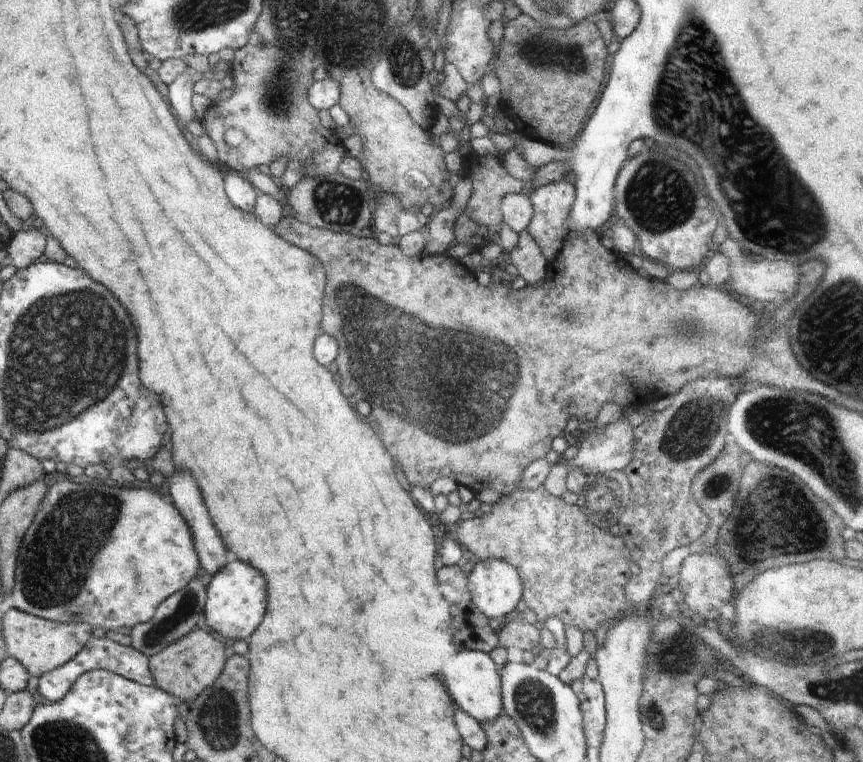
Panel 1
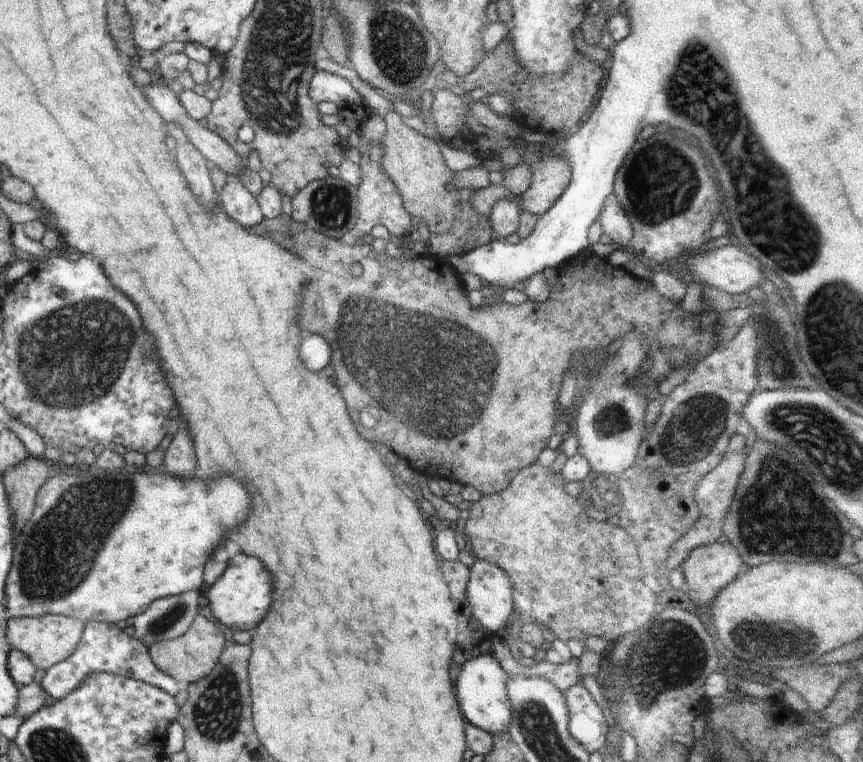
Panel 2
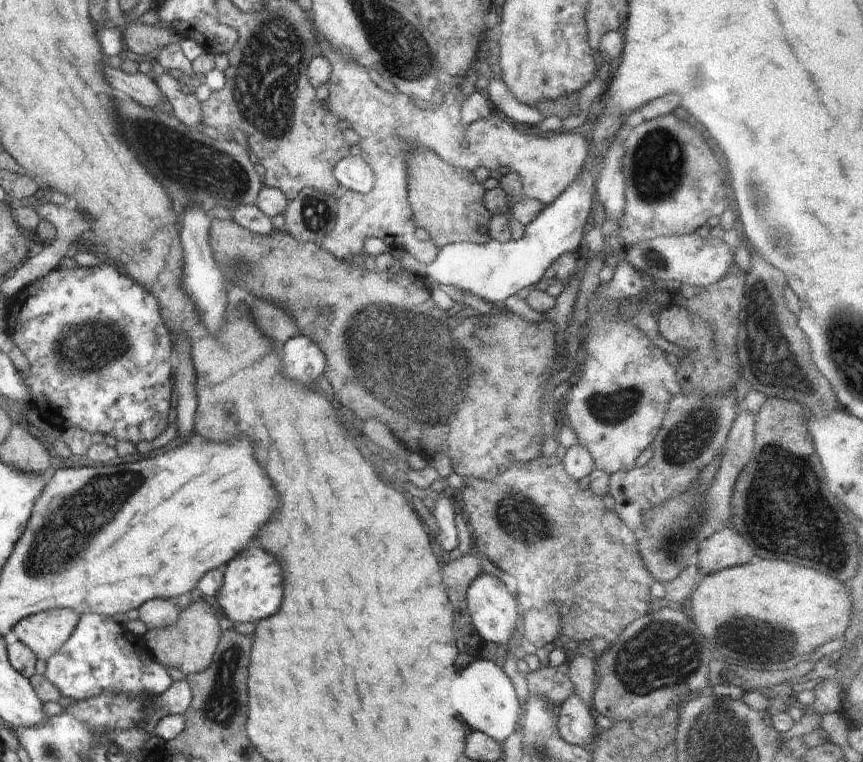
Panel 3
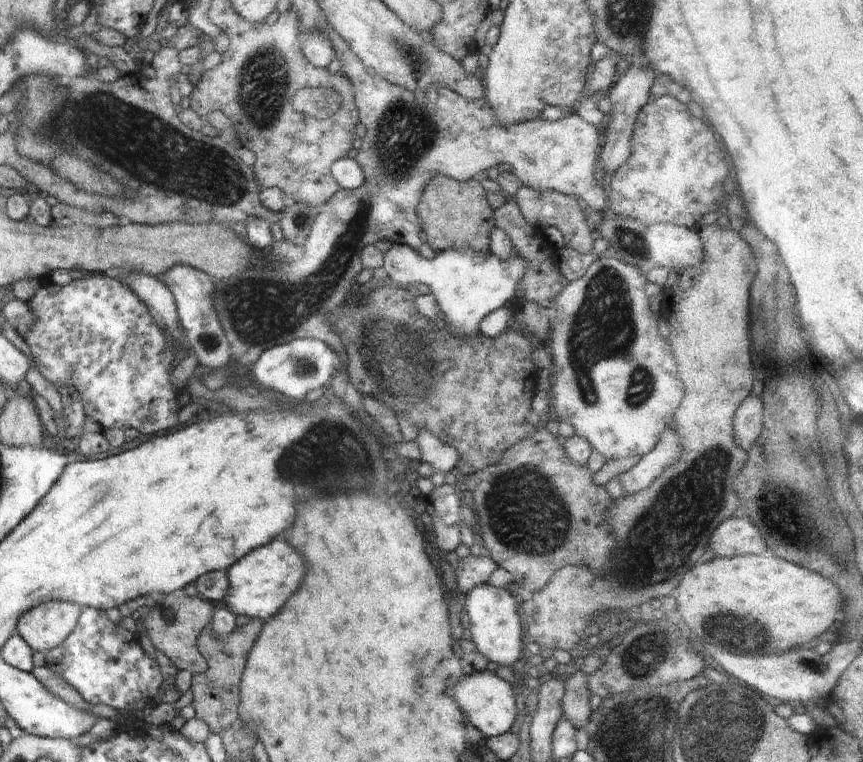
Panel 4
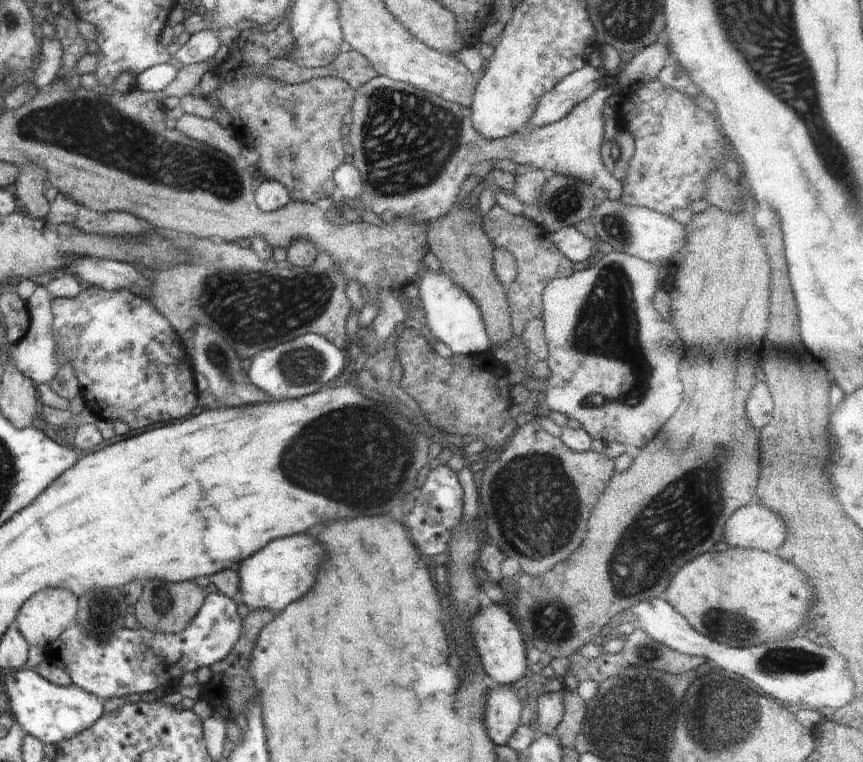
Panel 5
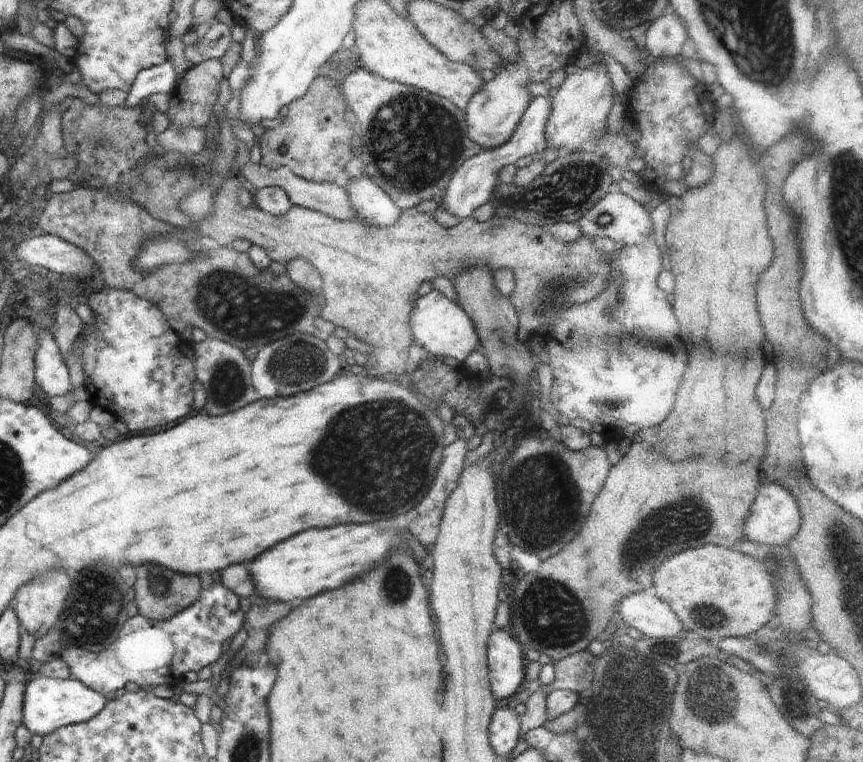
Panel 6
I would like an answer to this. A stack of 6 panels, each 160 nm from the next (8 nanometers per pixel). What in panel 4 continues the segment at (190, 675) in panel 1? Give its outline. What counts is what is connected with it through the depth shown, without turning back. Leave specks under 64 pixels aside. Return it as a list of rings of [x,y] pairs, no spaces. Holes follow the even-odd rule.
[[[168,593],[161,596],[163,600],[161,605],[153,606],[144,620],[144,628],[152,644],[164,656],[168,656],[179,670],[187,670],[194,675],[205,673],[208,670],[208,661],[197,647],[197,640],[201,632],[207,630],[212,624],[215,611],[212,602],[200,600],[198,594],[193,597],[184,593]]]

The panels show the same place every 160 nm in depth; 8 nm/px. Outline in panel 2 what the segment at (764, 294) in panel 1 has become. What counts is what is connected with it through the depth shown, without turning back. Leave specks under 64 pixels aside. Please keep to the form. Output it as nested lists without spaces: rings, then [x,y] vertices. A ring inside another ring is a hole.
[[[734,241],[717,250],[710,250],[700,256],[691,256],[688,266],[694,275],[694,280],[699,280],[704,286],[716,287],[731,295],[746,293],[750,288],[759,287],[768,279],[762,273],[760,261],[756,260],[750,253],[746,253]]]

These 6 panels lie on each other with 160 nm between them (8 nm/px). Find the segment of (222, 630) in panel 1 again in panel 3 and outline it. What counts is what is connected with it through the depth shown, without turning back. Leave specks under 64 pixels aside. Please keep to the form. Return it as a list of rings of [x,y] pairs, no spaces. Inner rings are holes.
[[[246,548],[224,565],[223,583],[215,596],[222,612],[234,623],[256,622],[278,612],[282,604],[282,574],[278,560],[262,548]]]

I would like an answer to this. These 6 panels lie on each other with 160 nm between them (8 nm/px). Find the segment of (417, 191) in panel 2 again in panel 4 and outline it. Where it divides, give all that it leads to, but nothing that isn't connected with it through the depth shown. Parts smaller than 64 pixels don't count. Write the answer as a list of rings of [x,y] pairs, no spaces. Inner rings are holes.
[[[434,175],[423,188],[416,212],[426,242],[436,253],[463,247],[490,253],[489,232],[495,227],[495,218],[487,203],[487,192],[476,179],[460,182],[444,175]]]

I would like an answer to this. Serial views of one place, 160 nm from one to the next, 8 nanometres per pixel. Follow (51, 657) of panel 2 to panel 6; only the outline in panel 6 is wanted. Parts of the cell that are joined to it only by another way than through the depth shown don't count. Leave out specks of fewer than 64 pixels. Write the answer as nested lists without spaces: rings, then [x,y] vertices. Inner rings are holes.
[[[52,570],[32,579],[17,592],[12,609],[26,633],[44,637],[60,621],[70,592],[70,578],[62,570]]]

